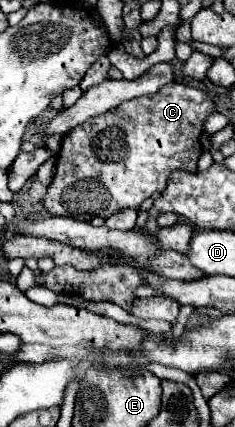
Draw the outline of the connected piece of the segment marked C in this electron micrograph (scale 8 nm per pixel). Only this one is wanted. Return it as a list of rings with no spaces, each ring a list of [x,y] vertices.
[[[172,82],[152,96],[132,98],[120,104],[114,112],[106,112],[72,128],[62,140],[62,148],[56,160],[56,174],[44,196],[44,206],[56,216],[68,216],[84,222],[90,222],[90,218],[96,216],[106,220],[124,208],[138,210],[146,198],[164,190],[170,172],[178,168],[188,172],[196,170],[198,158],[202,154],[202,126],[212,112],[216,112],[216,104],[206,92],[180,82]]]

